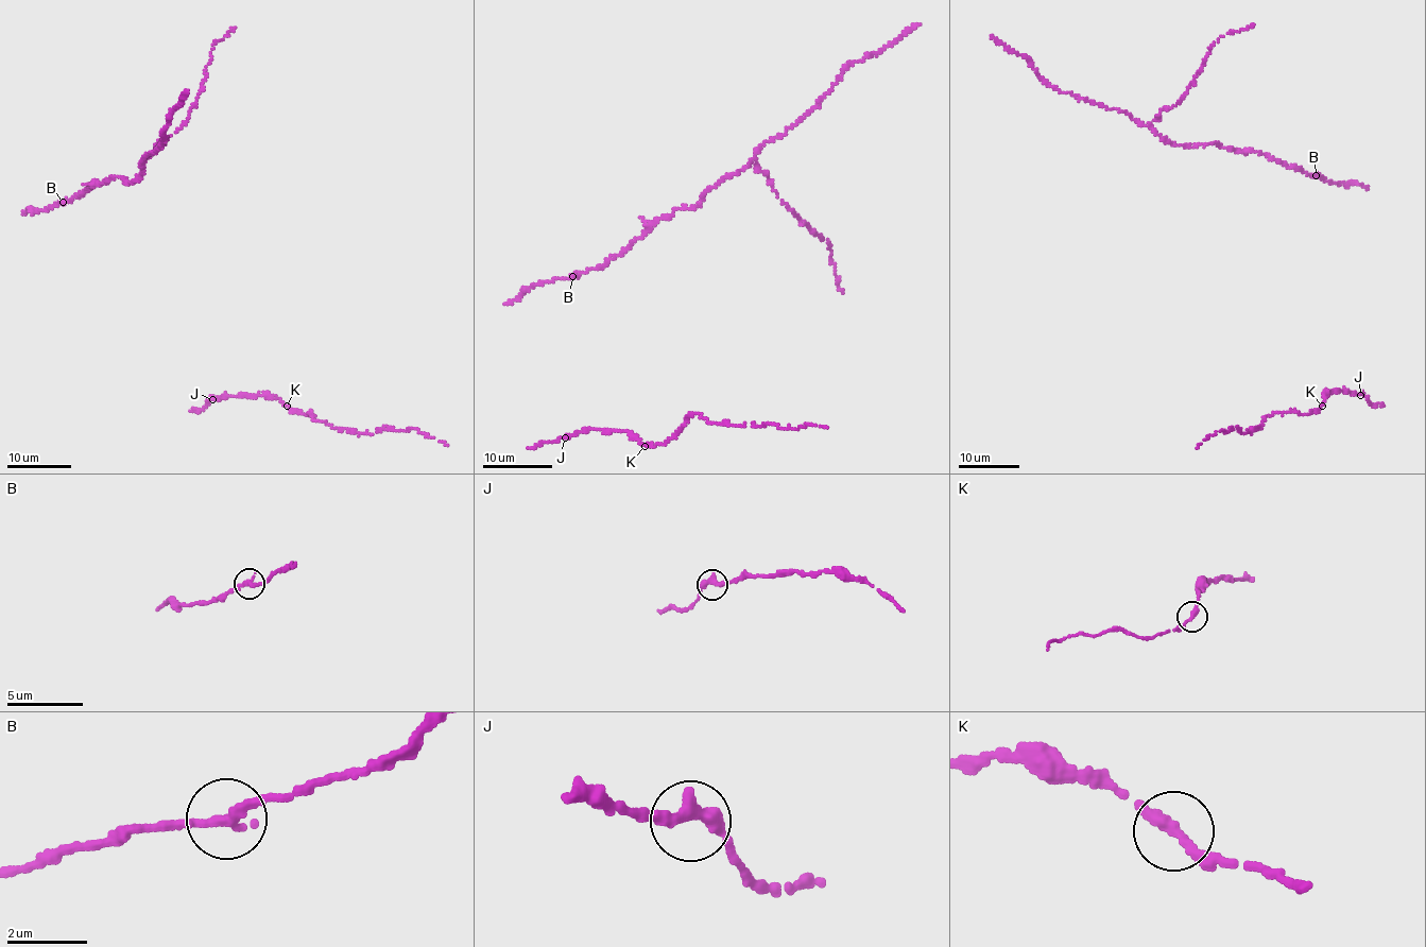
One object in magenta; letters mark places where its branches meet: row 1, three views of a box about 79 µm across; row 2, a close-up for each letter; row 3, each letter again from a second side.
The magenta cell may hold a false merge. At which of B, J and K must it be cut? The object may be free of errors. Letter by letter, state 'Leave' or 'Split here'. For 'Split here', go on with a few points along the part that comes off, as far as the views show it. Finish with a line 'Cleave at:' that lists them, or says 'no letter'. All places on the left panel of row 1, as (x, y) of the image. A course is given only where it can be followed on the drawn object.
B: Leave
J: Leave
K: Leave
Cleave at: no letter

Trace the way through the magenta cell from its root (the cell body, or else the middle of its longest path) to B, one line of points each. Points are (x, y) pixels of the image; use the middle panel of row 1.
B: (555, 279), (573, 276)

